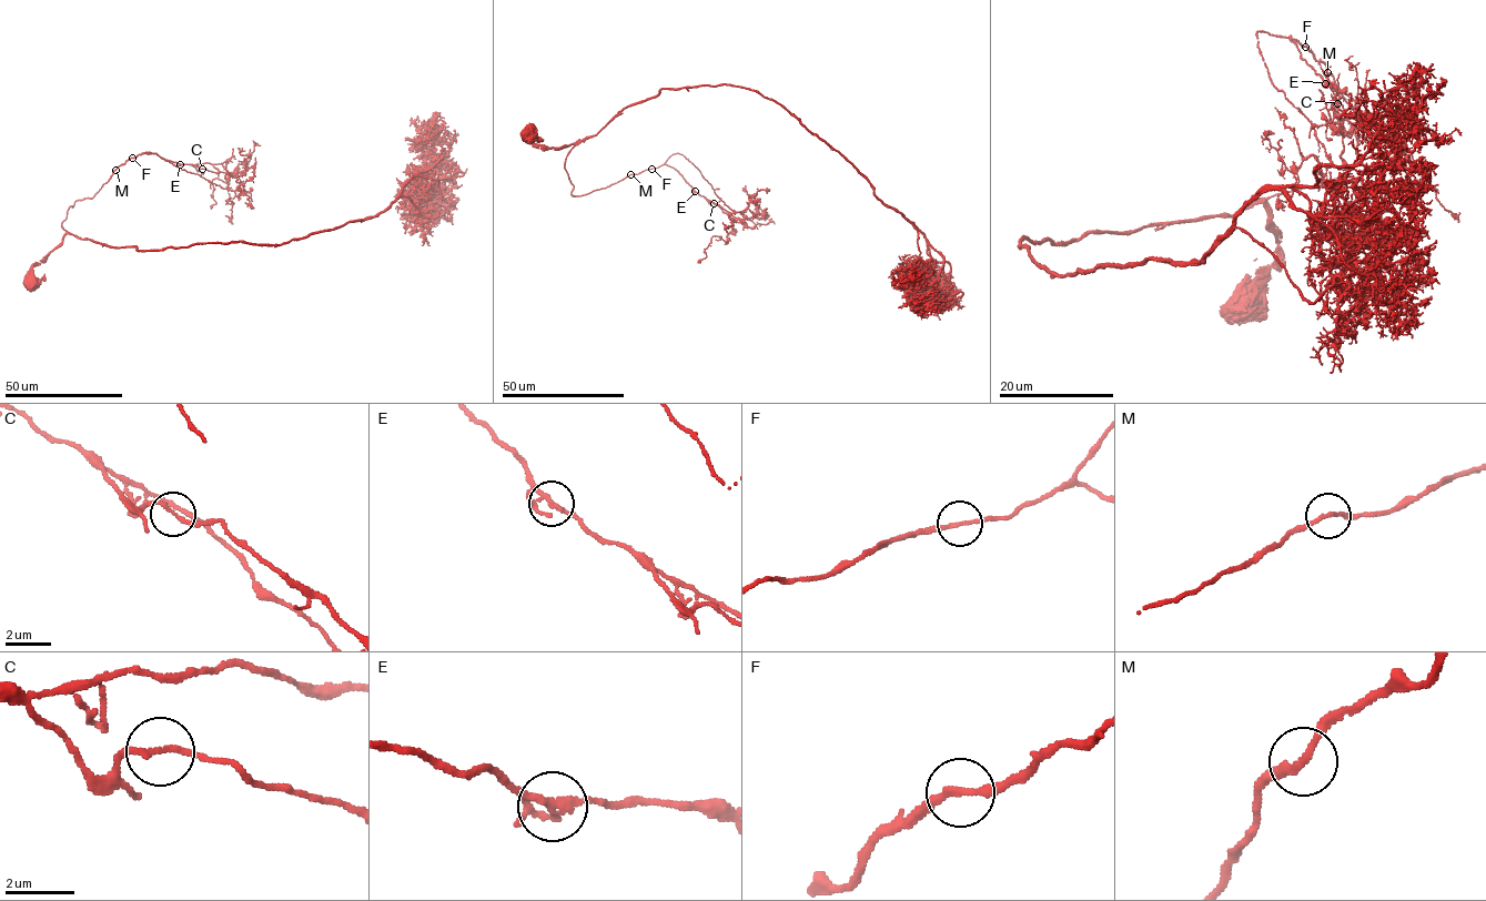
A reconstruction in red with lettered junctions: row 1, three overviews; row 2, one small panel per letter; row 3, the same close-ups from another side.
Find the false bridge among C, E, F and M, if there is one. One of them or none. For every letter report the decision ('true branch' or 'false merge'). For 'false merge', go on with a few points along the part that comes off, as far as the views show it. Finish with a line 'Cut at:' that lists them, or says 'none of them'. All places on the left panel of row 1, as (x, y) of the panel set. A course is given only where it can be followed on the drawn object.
C: true branch
E: true branch
F: true branch
M: true branch
Cut at: none of them

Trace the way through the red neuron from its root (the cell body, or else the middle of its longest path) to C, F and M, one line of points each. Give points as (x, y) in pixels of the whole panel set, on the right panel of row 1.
C: (1246, 304), (1279, 266), (1266, 198), (1395, 150), (1370, 138), (1325, 64), (1289, 37), (1336, 103)
F: (1246, 304), (1279, 266), (1266, 198), (1323, 185), (1366, 153), (1395, 150), (1370, 138), (1305, 47)
M: (1246, 304), (1279, 266), (1266, 198), (1323, 185), (1366, 153), (1395, 150), (1370, 138), (1326, 72)

